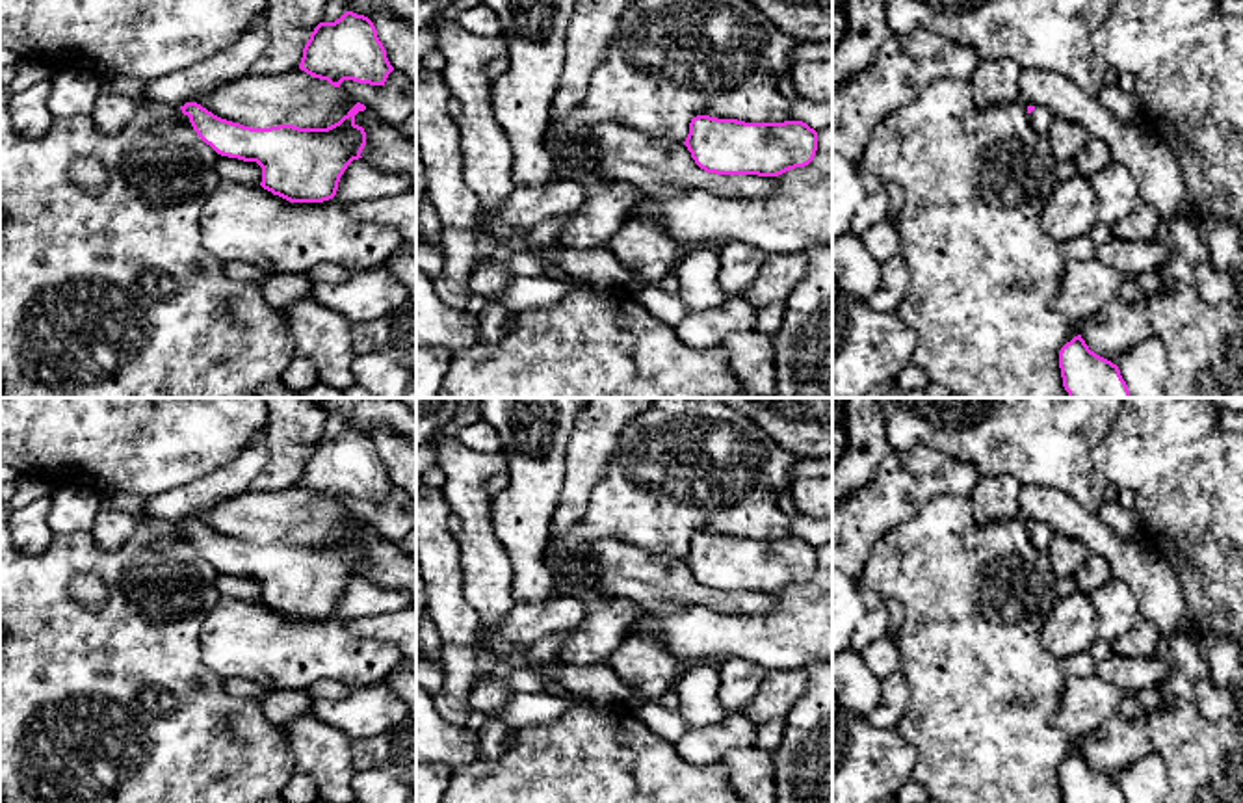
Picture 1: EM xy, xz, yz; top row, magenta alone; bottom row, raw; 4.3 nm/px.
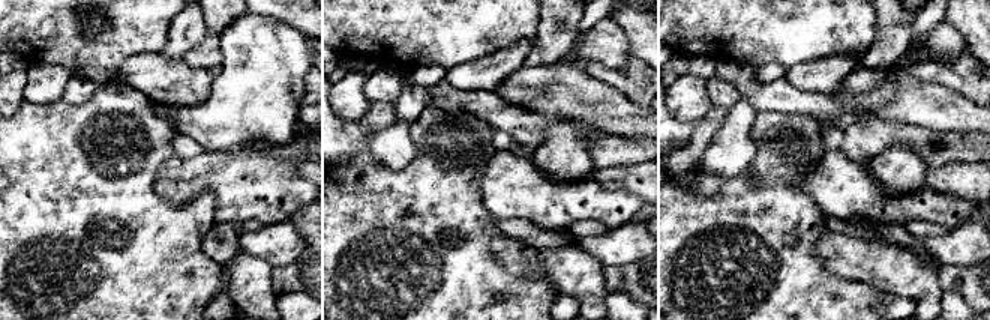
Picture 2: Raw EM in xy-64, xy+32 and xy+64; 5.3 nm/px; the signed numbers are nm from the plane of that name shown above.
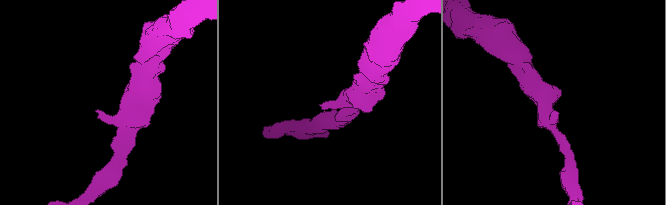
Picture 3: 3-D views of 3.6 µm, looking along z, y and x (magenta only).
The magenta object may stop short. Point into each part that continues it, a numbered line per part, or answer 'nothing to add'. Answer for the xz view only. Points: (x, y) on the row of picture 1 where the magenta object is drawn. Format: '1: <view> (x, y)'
nothing to add

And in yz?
1: yz (1041, 118)

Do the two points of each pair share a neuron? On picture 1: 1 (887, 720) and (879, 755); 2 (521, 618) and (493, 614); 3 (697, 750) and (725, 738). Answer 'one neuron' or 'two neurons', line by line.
1: two neurons
2: two neurons
3: one neuron

